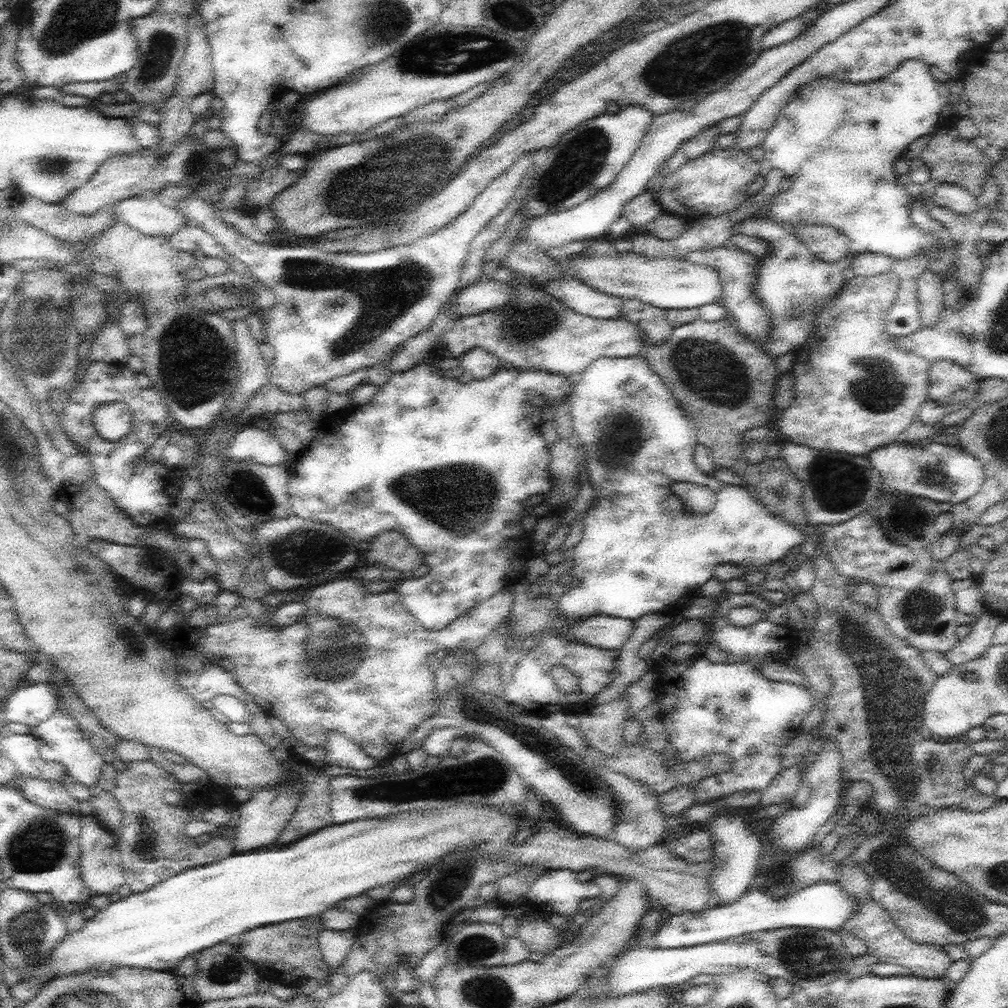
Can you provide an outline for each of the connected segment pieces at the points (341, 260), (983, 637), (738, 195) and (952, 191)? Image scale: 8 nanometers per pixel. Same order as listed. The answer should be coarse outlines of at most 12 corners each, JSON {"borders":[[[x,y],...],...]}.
{"borders":[[[536,154],[450,225],[369,253],[186,214],[274,292],[268,383],[301,394],[434,324]],[[985,610],[969,634],[946,653],[954,666],[980,658],[994,645],[1000,613]],[[712,148],[647,192],[690,226],[751,199],[760,162]],[[956,184],[929,195],[956,214],[978,211],[977,197]]]}

